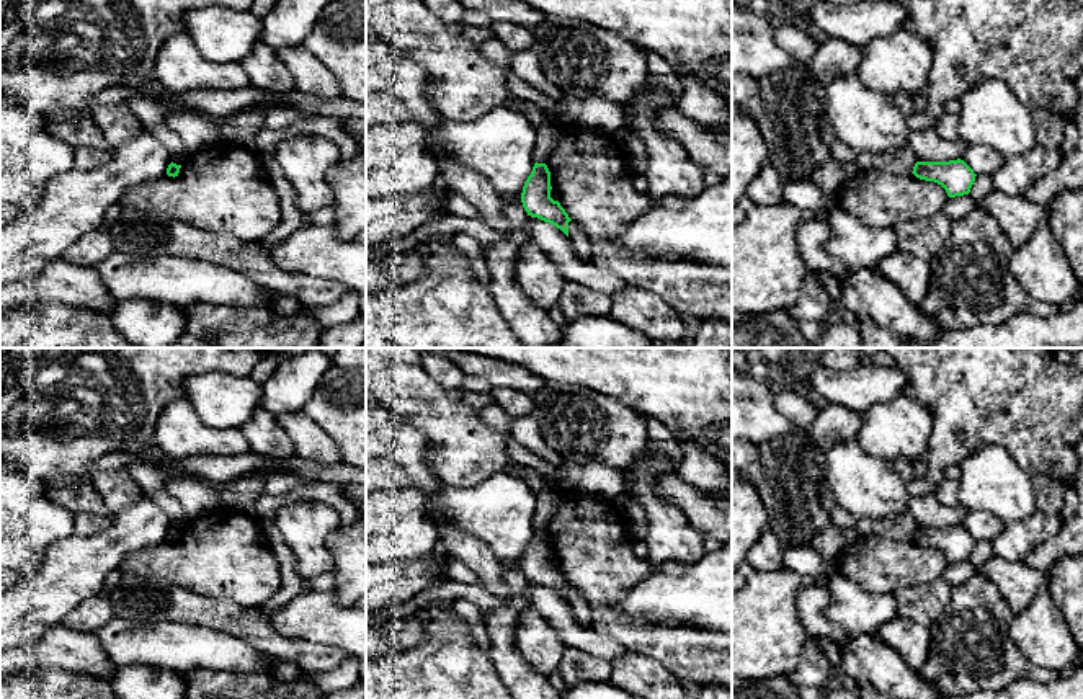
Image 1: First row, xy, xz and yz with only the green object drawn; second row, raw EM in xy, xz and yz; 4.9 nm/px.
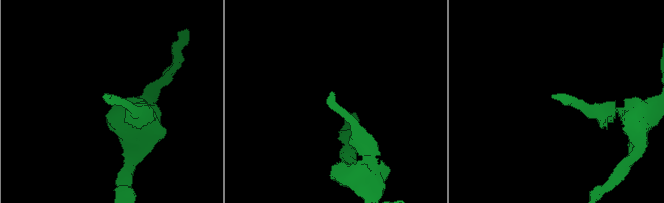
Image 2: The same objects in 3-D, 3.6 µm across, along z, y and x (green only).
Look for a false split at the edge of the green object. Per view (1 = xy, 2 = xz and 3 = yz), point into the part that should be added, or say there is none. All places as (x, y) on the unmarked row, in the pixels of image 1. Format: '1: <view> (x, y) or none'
1: none
2: none
3: none

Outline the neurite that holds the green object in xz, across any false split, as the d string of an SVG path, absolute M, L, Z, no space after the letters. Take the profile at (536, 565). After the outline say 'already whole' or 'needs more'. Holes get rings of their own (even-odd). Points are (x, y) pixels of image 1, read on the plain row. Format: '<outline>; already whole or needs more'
M534 529L528 542L521 568L528 581L537 583L560 594L568 603L568 588L572 586L559 567L550 563L550 537L546 529Z; already whole

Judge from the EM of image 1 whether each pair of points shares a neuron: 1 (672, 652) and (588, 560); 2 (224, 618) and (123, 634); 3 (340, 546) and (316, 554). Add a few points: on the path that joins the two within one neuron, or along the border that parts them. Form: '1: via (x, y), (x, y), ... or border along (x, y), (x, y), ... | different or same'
1: via (642, 636), (624, 629), (601, 606), (601, 590) | same
2: border along (149, 624), (205, 624), (226, 634) | different
3: border along (338, 526), (329, 538), (332, 570) | different

